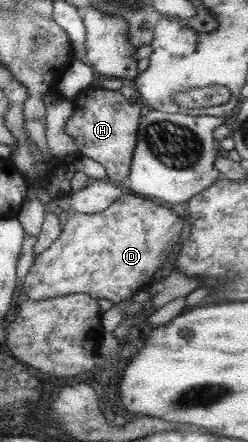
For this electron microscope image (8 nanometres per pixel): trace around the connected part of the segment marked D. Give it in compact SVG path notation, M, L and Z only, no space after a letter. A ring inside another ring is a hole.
M129 191L123 192L100 213L72 212L60 235L34 258L27 274L19 279L20 287L27 299L34 302L46 297L62 297L68 293L85 293L94 300L107 299L112 304L128 300L157 277L162 262L170 253L174 253L174 245L180 239L184 223L184 219L180 219L169 206Z

